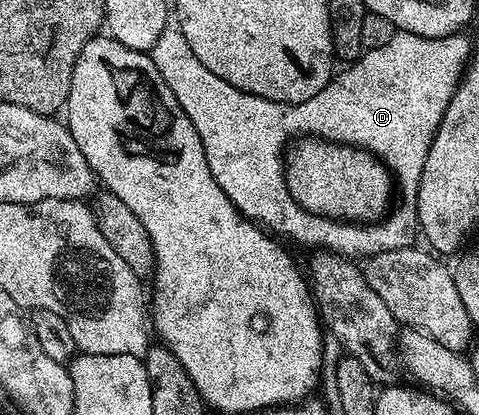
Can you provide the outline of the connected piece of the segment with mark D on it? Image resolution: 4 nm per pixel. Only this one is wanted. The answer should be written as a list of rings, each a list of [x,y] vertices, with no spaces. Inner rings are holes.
[[[179,28],[161,29],[150,51],[162,80],[172,89],[184,115],[192,122],[200,137],[204,162],[211,167],[212,179],[240,214],[251,221],[280,226],[280,230],[292,230],[292,234],[300,234],[303,238],[328,238],[330,244],[342,248],[345,256],[371,256],[409,245],[408,230],[417,229],[417,188],[429,144],[456,90],[456,83],[462,77],[456,62],[442,66],[406,66],[402,62],[402,52],[404,42],[400,40],[398,32],[390,44],[364,50],[359,58],[339,71],[344,78],[344,94],[352,90],[352,98],[356,98],[356,106],[352,106],[352,110],[344,110],[344,122],[348,122],[344,130],[348,130],[348,138],[352,138],[352,130],[356,130],[356,142],[367,143],[389,161],[398,163],[397,174],[400,174],[404,189],[404,205],[396,210],[395,217],[384,223],[376,223],[373,229],[343,226],[339,230],[312,222],[312,218],[304,218],[304,214],[296,214],[296,210],[288,206],[288,198],[284,198],[284,190],[280,186],[274,156],[276,148],[282,145],[280,134],[284,134],[284,126],[292,130],[292,126],[296,126],[296,118],[304,118],[304,114],[288,114],[288,122],[284,122],[284,104],[271,102],[269,98],[260,98],[256,94],[247,94],[245,90],[214,76],[214,72],[210,72],[210,68],[206,68],[206,64],[194,56],[192,45]]]

